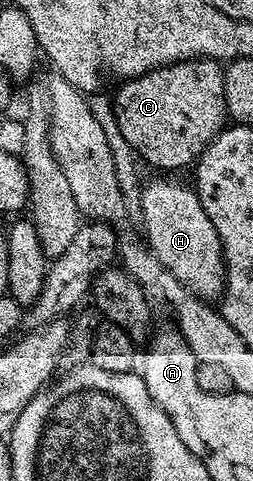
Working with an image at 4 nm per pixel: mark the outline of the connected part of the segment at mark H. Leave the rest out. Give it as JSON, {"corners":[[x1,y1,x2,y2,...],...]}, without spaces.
{"corners":[[158,179,142,187,142,197,140,228,146,234,144,243,150,254,171,271,191,295,203,301,217,300,224,291,226,260,222,257,220,237,208,213,204,213,204,205,200,205,198,192,190,185,181,187,178,183]]}

